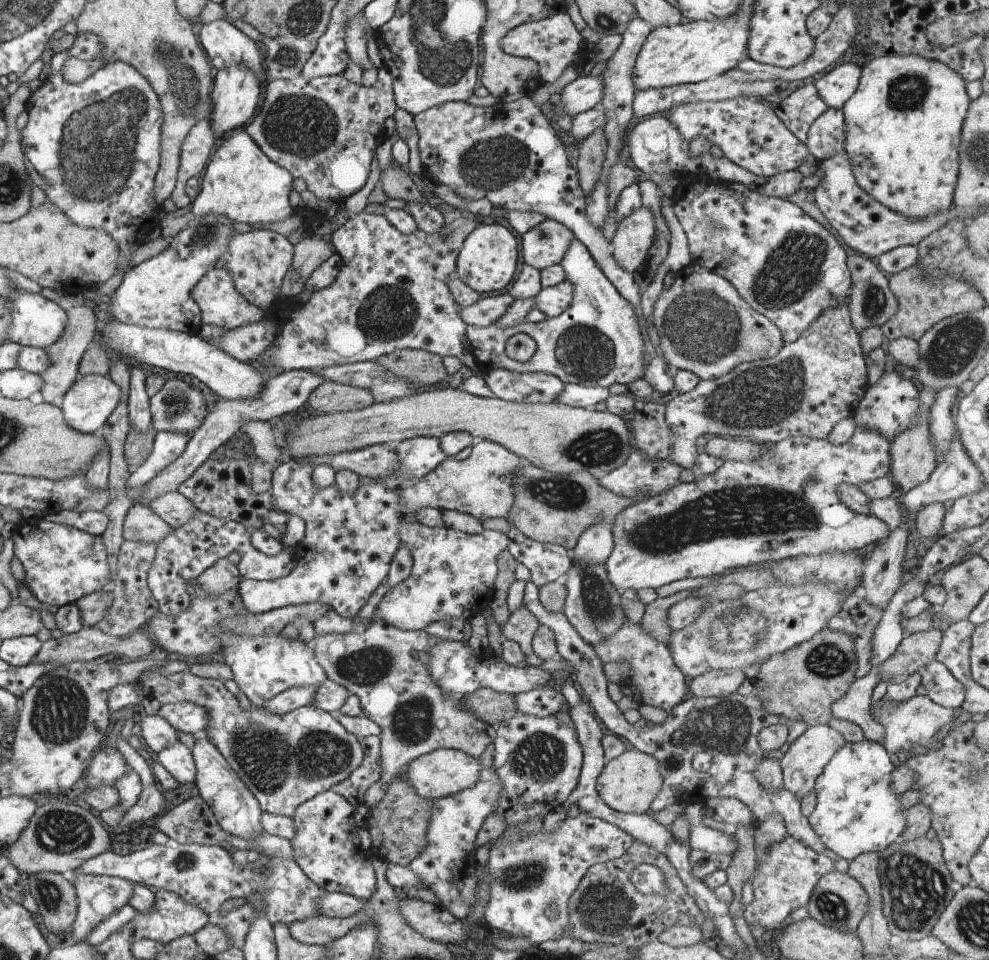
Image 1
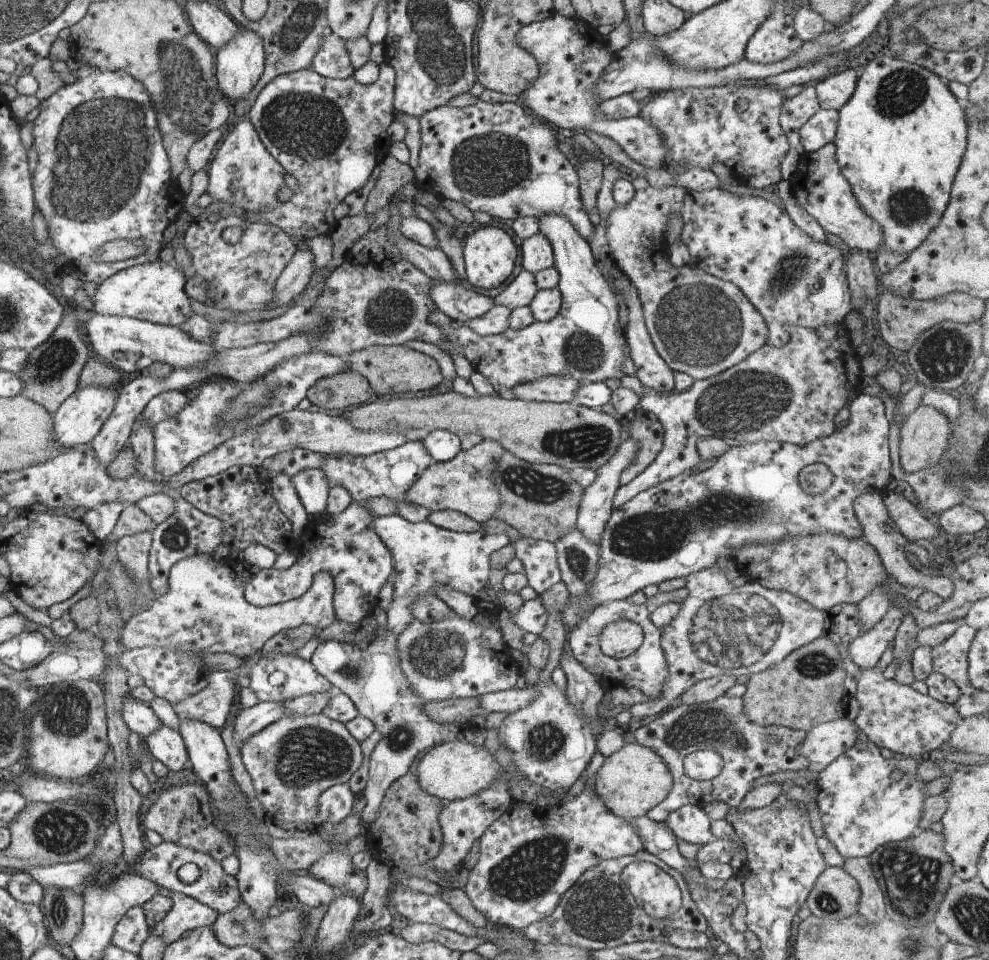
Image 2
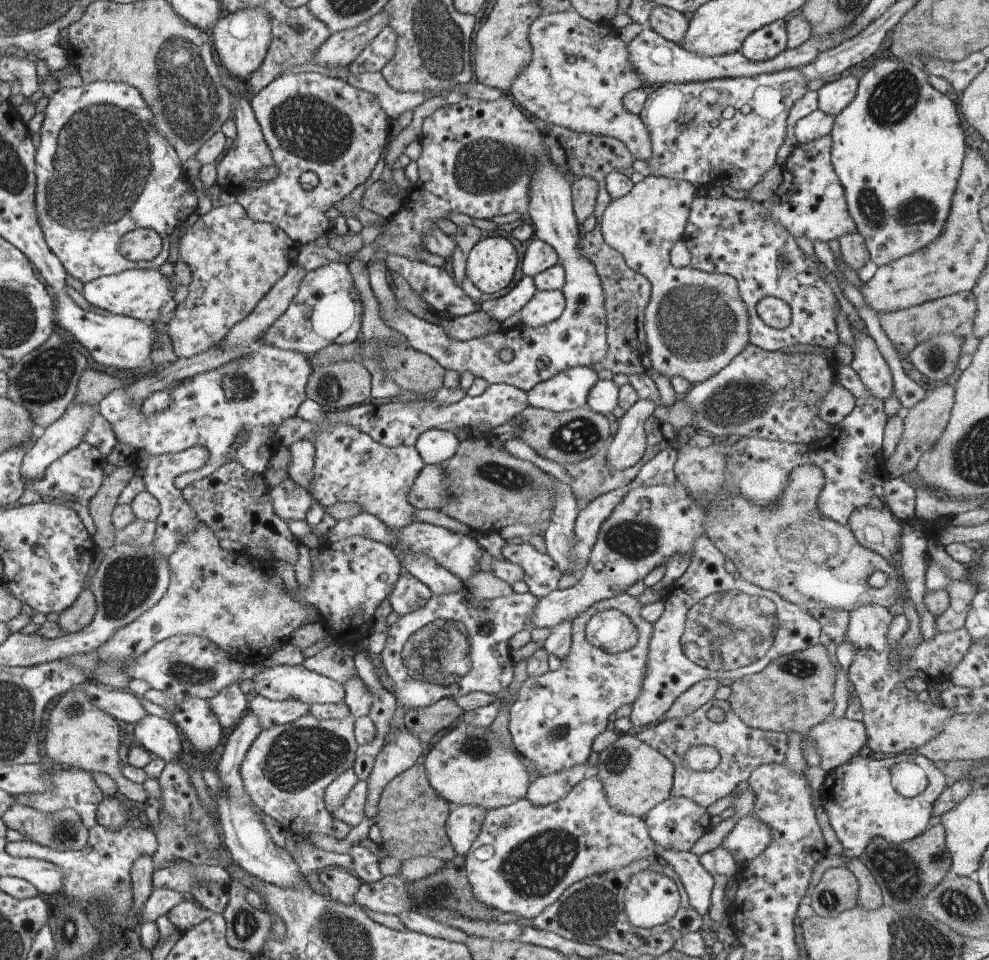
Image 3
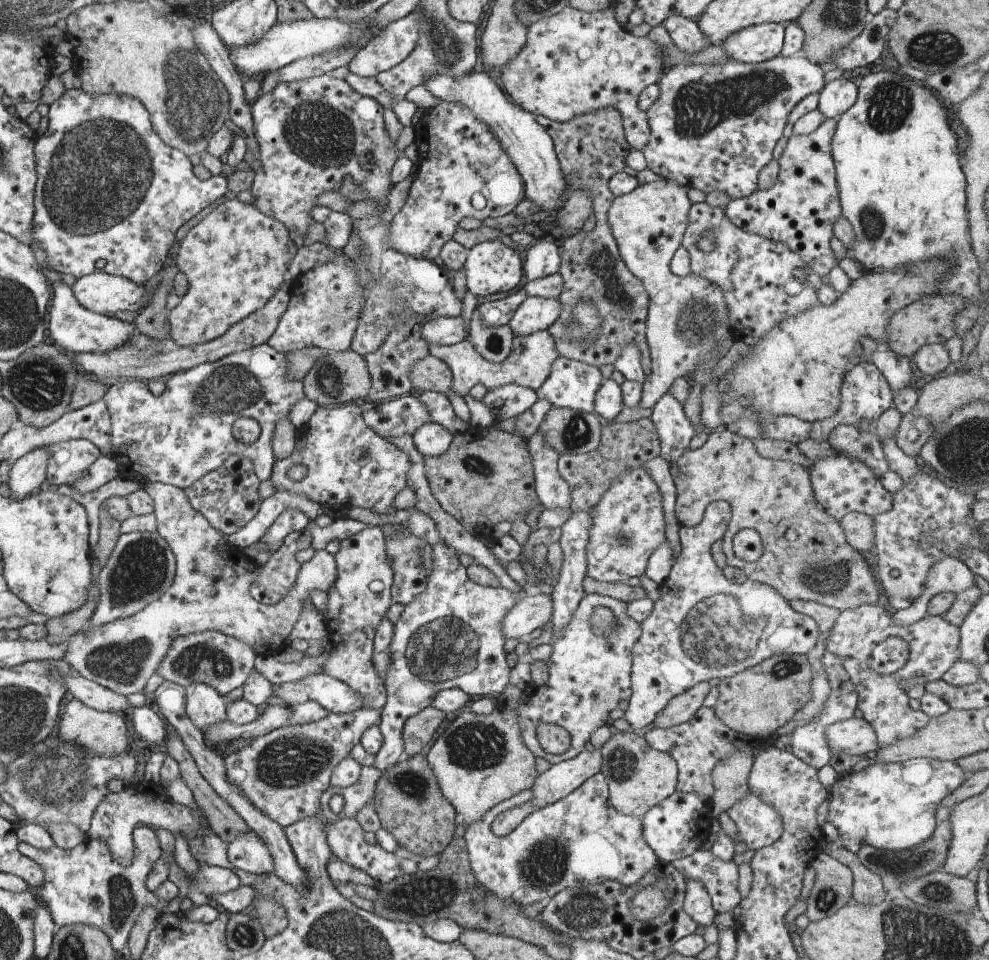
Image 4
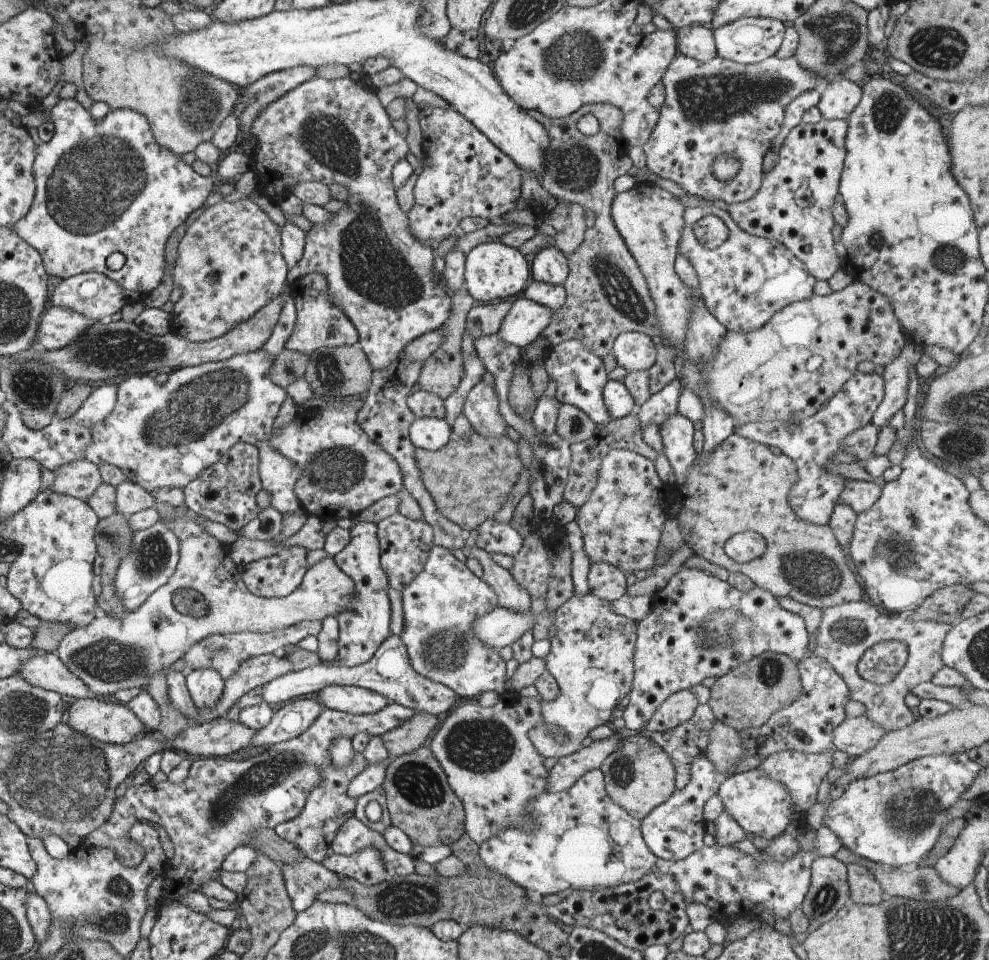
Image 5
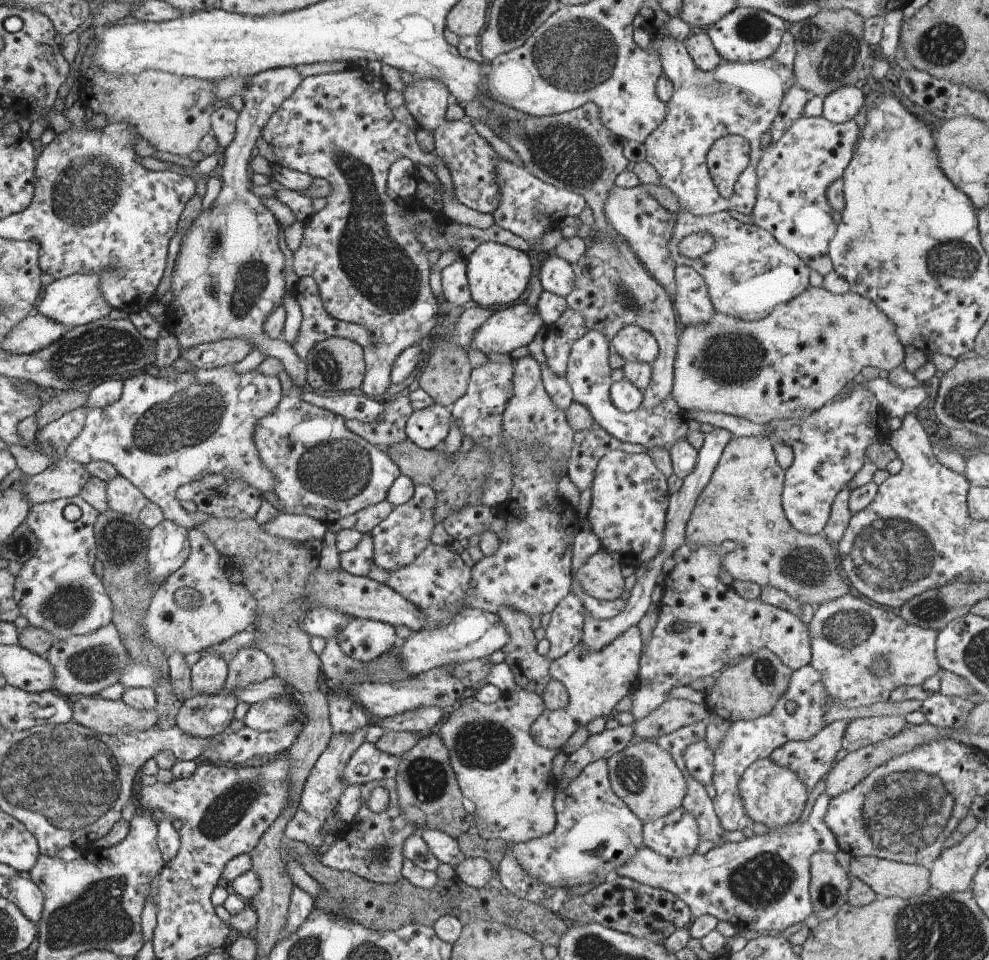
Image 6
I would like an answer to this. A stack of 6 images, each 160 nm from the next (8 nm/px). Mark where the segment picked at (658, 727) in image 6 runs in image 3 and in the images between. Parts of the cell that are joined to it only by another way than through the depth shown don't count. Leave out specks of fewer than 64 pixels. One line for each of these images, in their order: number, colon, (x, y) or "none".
3: (697, 695)
4: (682, 707)
5: (679, 707)

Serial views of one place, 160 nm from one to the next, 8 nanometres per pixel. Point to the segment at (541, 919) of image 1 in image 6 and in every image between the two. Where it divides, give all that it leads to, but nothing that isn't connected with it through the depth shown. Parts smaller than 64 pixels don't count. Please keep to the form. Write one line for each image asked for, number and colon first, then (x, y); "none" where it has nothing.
2: (529, 857)
3: (524, 857)
4: (582, 837)
5: (583, 838)
6: (594, 829)

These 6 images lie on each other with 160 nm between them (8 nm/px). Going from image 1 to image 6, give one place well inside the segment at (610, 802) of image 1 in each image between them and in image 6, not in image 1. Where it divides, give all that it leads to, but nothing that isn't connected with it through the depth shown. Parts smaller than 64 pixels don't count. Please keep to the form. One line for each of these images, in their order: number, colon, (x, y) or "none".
2: (634, 779)
3: (636, 777)
4: (639, 776)
5: (639, 776)
6: (645, 777)

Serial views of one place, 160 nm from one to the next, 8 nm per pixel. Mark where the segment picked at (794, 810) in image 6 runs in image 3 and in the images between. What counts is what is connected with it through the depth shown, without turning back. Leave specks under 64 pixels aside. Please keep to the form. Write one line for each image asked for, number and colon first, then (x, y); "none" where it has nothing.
3: (749, 837)
4: (759, 825)
5: (762, 806)

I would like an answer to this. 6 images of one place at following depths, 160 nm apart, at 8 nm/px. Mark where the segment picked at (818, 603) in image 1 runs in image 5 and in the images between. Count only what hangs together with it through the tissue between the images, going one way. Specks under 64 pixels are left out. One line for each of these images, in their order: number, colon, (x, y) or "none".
2: (719, 629)
3: (710, 620)
4: (688, 638)
5: (699, 627)

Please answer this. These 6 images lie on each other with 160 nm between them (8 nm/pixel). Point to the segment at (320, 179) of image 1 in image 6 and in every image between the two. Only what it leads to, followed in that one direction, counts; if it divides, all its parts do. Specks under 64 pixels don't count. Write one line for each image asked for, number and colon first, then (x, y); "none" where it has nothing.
2: (329, 134)
3: (310, 121)
4: (315, 132)
5: (331, 131)
6: (362, 250)

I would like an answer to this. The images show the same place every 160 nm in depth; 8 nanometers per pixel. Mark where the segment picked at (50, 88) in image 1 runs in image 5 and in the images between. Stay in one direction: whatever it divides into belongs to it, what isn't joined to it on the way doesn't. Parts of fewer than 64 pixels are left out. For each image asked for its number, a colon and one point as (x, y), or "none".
2: (103, 173)
3: (104, 172)
4: (111, 192)
5: (105, 185)

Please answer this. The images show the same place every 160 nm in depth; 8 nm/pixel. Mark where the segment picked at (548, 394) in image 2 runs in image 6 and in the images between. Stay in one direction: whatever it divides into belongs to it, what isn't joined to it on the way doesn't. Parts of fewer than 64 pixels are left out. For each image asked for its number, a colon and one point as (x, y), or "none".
3: (568, 390)
4: (572, 384)
5: (580, 376)
6: (588, 374)

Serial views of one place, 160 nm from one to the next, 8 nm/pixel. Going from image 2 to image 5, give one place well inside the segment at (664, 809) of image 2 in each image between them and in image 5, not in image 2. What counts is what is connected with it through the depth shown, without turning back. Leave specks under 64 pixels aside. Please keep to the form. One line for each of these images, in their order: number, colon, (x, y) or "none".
3: (743, 749)
4: (697, 746)
5: (691, 739)

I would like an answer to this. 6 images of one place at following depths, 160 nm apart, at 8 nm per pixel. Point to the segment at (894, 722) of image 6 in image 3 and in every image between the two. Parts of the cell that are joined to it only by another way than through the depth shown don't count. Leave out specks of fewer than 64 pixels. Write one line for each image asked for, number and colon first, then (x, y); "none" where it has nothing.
3: (837, 741)
4: (854, 735)
5: (855, 736)

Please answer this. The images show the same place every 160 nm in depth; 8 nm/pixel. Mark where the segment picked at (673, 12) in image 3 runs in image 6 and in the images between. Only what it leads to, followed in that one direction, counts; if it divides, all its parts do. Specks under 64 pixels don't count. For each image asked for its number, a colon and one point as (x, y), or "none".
4: (685, 33)
5: (697, 42)
6: (700, 47)

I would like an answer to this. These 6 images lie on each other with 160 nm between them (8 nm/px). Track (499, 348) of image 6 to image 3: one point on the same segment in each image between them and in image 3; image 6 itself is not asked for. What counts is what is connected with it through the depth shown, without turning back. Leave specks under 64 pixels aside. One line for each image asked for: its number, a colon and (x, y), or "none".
3: (545, 306)
4: (535, 314)
5: (525, 322)

